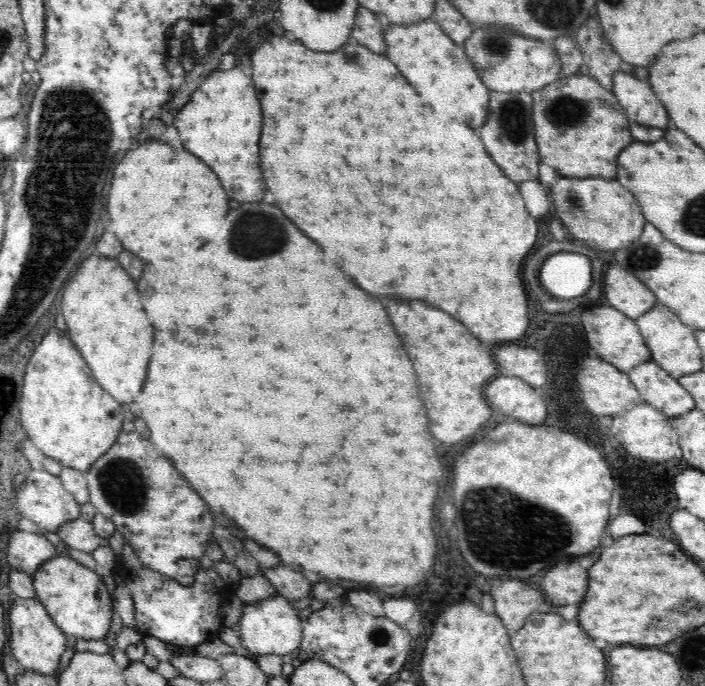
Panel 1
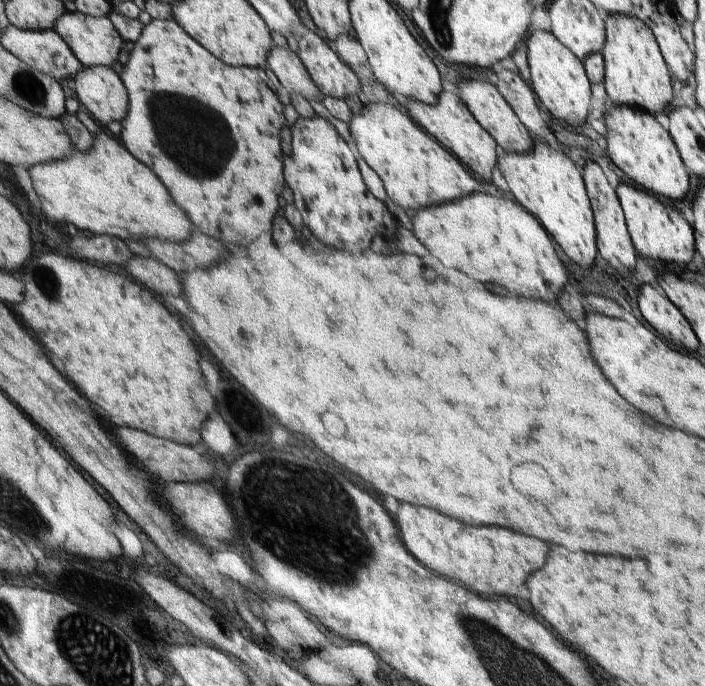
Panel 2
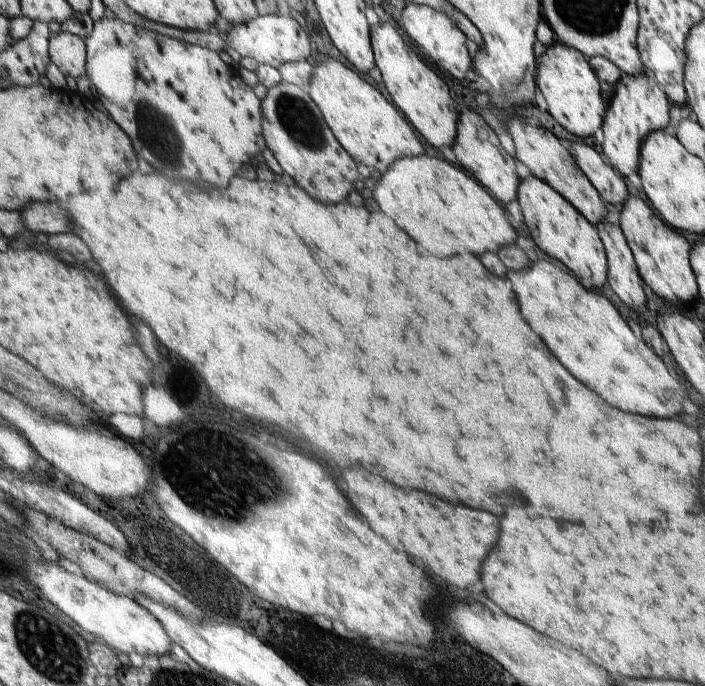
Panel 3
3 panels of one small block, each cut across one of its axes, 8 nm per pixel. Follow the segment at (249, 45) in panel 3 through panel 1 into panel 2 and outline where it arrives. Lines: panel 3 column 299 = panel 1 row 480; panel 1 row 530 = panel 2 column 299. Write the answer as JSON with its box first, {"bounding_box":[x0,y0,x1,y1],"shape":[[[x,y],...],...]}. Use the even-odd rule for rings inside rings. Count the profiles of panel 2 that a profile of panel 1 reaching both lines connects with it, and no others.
{"bounding_box":[297,30,360,99],"shape":[[[308,30],[298,41],[297,56],[313,77],[314,84],[326,97],[344,99],[360,92],[356,74],[332,52],[332,48],[314,32]]]}

